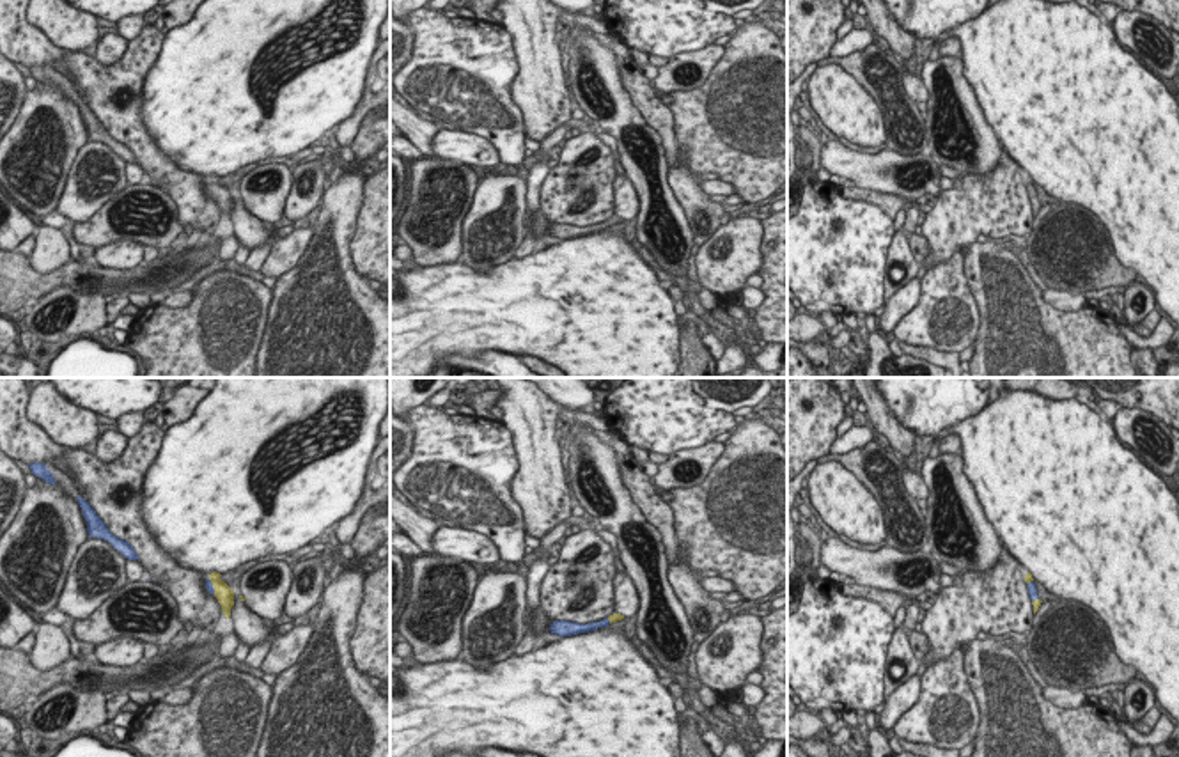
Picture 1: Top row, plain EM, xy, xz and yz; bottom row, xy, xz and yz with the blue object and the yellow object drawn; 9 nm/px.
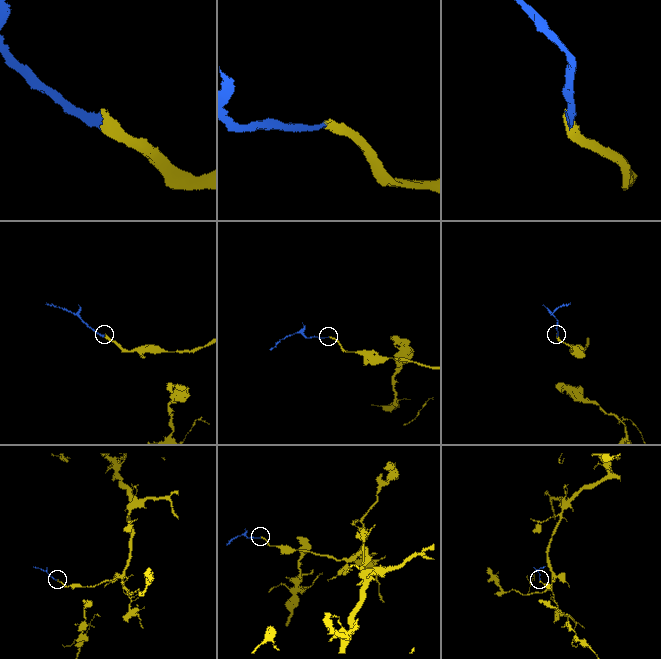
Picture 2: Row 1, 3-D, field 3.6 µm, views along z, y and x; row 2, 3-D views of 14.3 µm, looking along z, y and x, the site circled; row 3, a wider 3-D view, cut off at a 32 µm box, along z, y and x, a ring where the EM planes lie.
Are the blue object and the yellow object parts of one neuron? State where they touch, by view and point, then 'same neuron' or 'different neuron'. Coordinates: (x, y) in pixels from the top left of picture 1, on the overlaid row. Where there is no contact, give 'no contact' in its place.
contact xy (211, 585); same neuron

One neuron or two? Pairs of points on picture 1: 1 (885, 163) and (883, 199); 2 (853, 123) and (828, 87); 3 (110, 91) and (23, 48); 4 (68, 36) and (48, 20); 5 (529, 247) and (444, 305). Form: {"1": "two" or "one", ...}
{"1": "two", "2": "one", "3": "one", "4": "one", "5": "two"}

